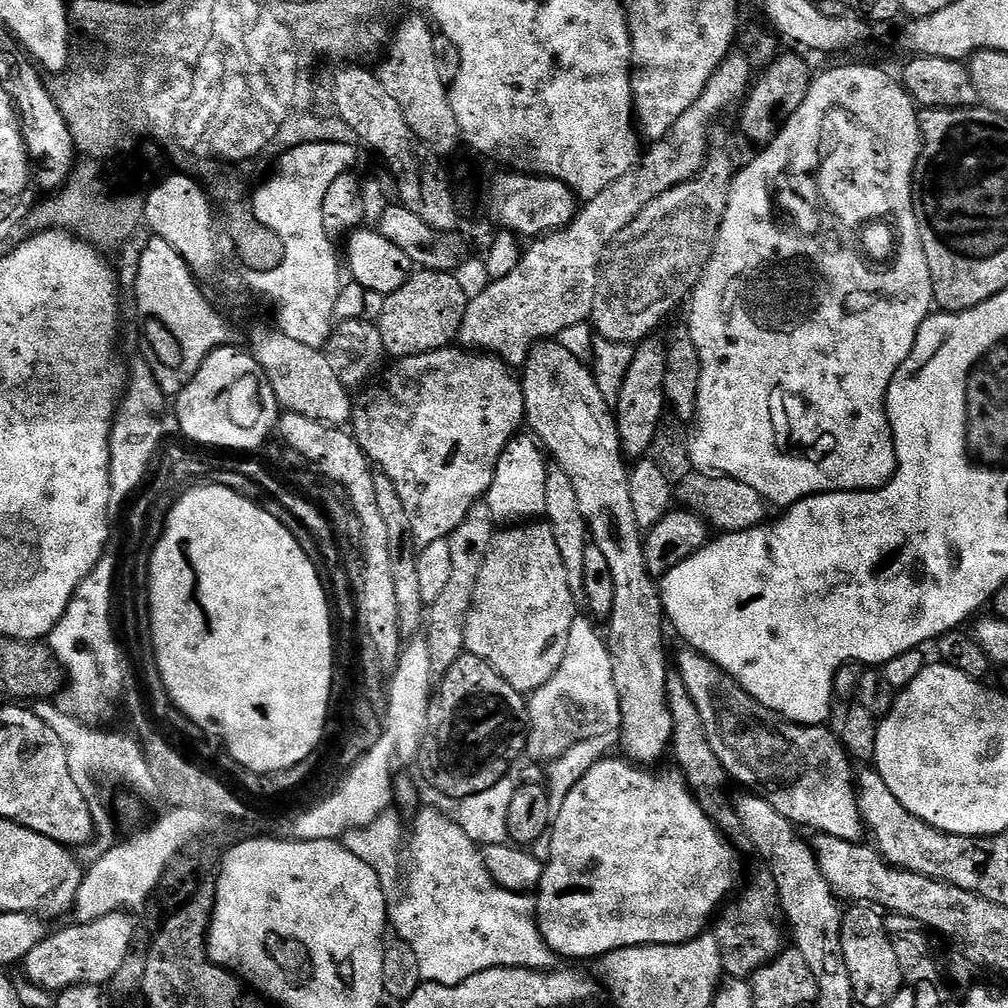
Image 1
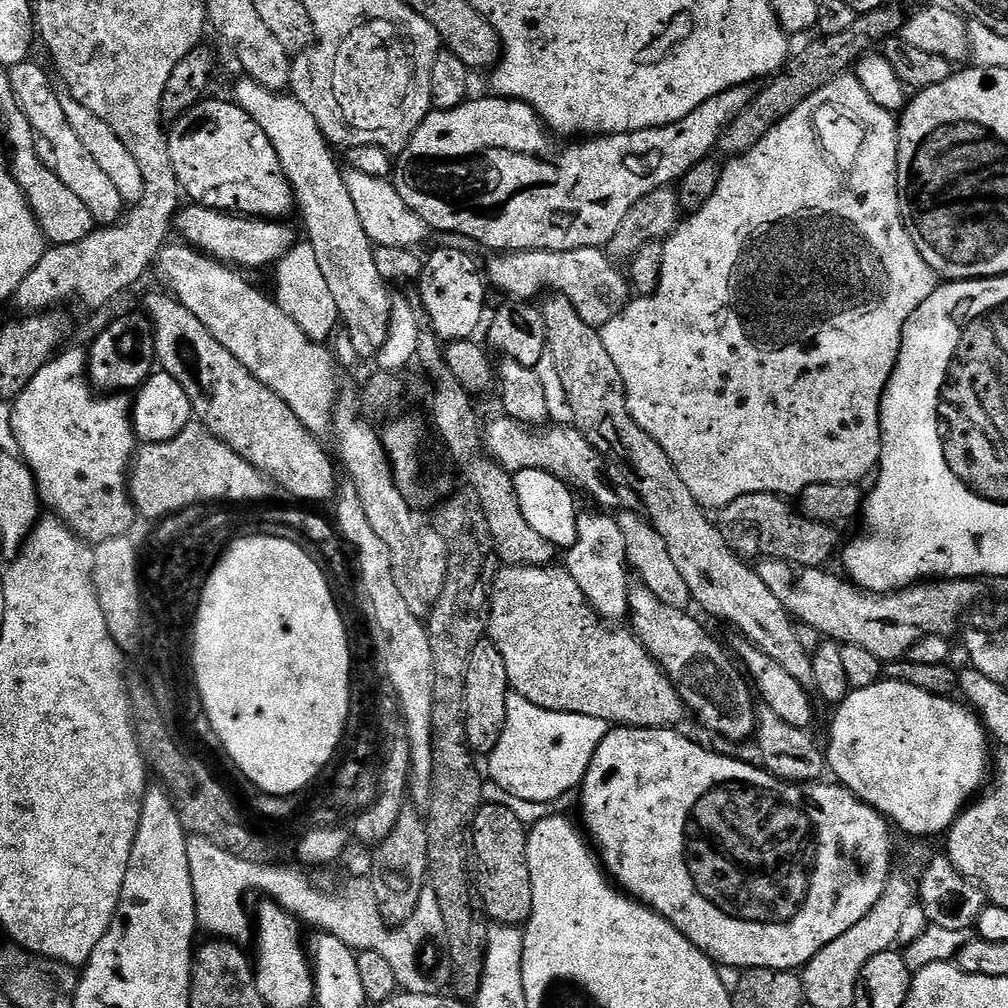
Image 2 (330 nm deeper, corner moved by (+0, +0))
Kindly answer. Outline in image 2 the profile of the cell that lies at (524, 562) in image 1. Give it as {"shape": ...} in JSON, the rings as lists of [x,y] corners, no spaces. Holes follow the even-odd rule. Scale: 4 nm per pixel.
{"shape":[[[504,566],[497,571],[496,581],[492,587],[492,605],[488,615],[486,636],[487,639],[492,641],[492,645],[498,650],[498,654],[502,654],[502,662],[506,662],[509,689],[515,695],[534,702],[534,706],[542,706],[546,710],[554,710],[555,712],[586,714],[590,718],[602,718],[609,722],[619,721],[625,728],[676,728],[685,723],[686,709],[682,698],[678,694],[678,690],[670,682],[670,678],[665,674],[663,668],[660,667],[660,663],[648,653],[646,646],[642,646],[640,639],[631,630],[624,630],[624,632],[618,633],[616,640],[608,640],[609,625],[601,620],[600,615],[590,606],[586,594],[582,594],[582,590],[578,590],[578,582],[574,582],[574,578],[570,578],[567,567],[556,567],[513,568]]]}

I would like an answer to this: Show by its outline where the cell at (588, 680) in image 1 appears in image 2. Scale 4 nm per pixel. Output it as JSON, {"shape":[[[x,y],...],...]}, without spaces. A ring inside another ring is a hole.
{"shape":[[[592,510],[577,515],[578,538],[572,548],[567,549],[566,567],[570,578],[578,582],[578,590],[586,594],[590,606],[605,622],[612,620],[629,619],[628,589],[630,587],[628,555],[626,554],[626,541],[622,538],[622,530],[618,530],[615,515],[605,514],[600,510]]]}

